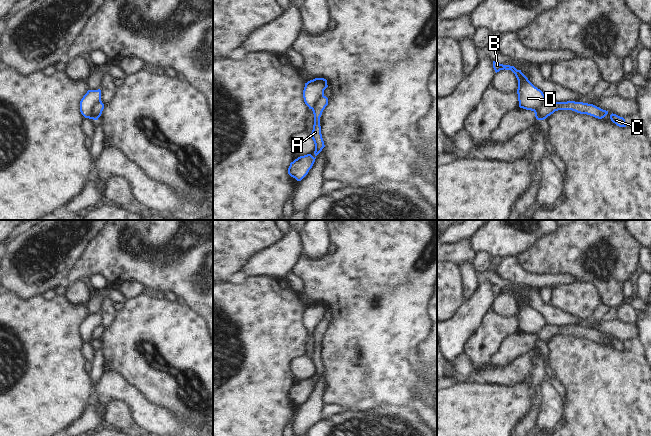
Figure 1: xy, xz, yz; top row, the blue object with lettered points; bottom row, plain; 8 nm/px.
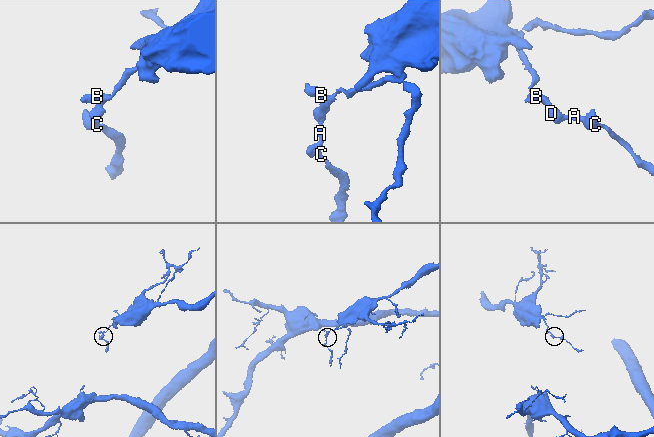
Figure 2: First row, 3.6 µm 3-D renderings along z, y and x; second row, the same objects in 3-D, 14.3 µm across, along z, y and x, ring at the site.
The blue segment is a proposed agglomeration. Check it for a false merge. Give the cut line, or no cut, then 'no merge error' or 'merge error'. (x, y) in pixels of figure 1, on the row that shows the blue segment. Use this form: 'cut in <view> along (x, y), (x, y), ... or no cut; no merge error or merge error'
cut in xy along (100, 100), (92, 108), (91, 118); merge error

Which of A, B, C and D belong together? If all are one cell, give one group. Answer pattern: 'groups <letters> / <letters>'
groups A C / B D

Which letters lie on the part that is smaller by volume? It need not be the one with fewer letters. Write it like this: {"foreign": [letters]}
{"foreign": ["A", "C"]}

